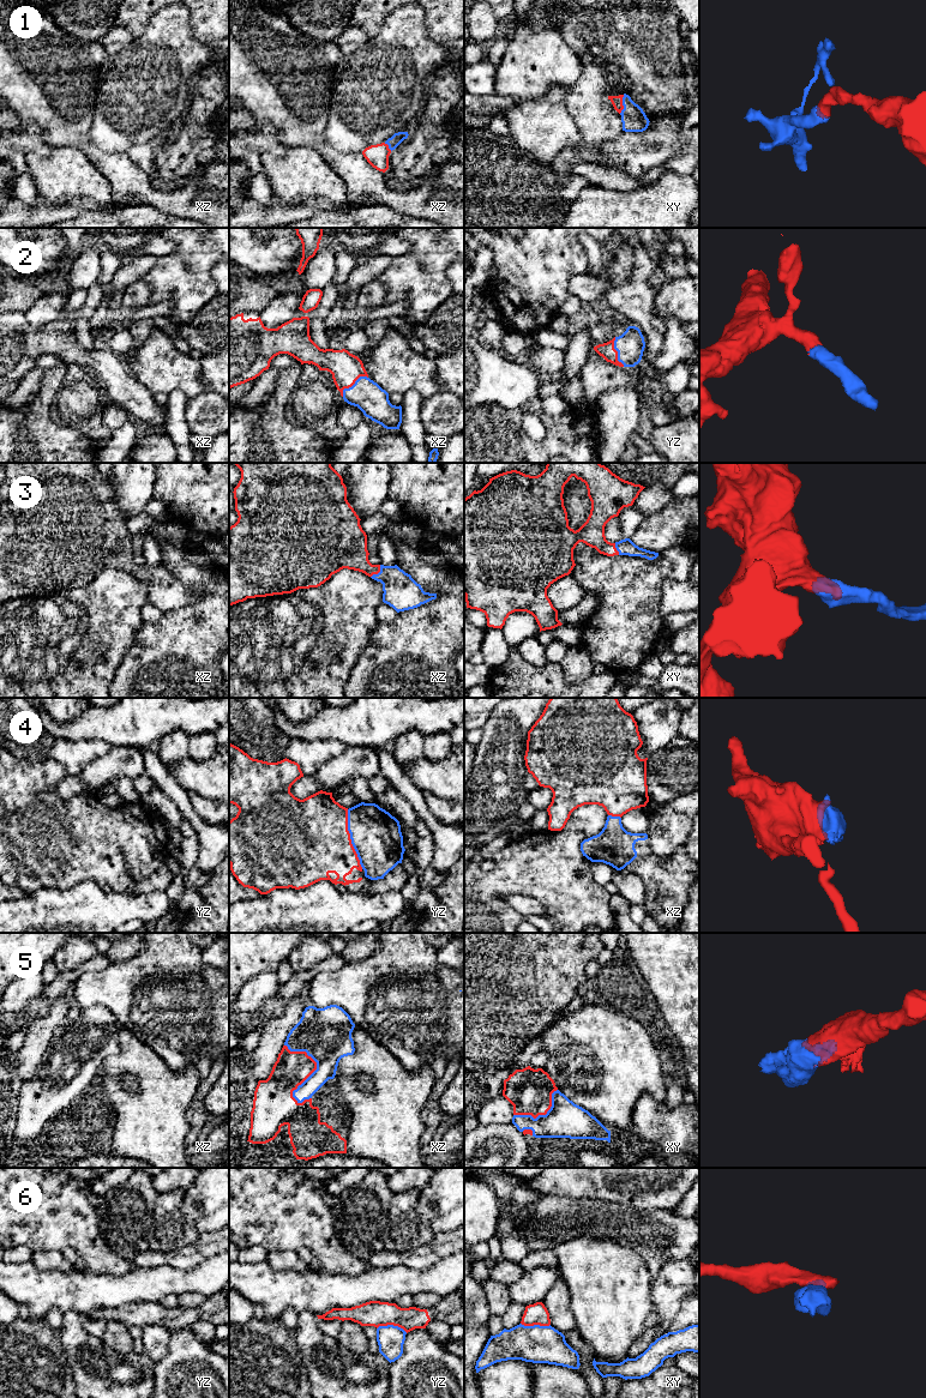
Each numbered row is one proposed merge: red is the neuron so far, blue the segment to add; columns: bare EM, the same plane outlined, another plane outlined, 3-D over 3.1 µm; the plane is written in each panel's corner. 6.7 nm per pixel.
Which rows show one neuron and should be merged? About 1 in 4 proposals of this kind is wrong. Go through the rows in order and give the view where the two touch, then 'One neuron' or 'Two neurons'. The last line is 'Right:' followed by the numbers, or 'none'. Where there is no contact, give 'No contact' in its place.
1: Touches red in xy. One neuron
2: Touches red in xz. One neuron
3: Touches red in xz. One neuron
4: Touches red in yz. One neuron
5: Touches red in xz. One neuron
6: Touches red in yz. Two neurons
Right: 1, 2, 3, 4, 5

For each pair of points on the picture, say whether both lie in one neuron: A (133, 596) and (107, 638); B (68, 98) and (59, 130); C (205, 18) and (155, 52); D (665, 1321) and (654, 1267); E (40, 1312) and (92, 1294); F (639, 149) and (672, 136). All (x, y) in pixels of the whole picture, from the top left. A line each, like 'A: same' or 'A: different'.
A: same
B: same
C: different
D: different
E: same
F: same

